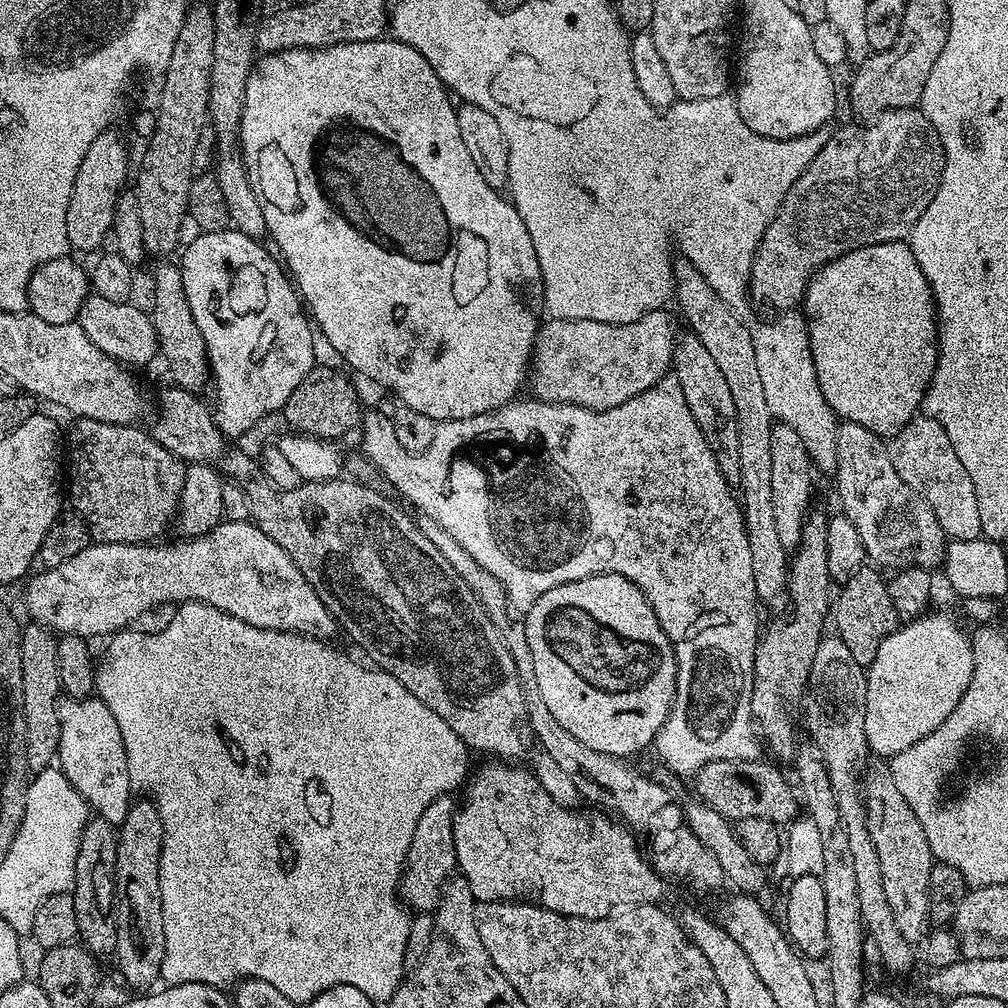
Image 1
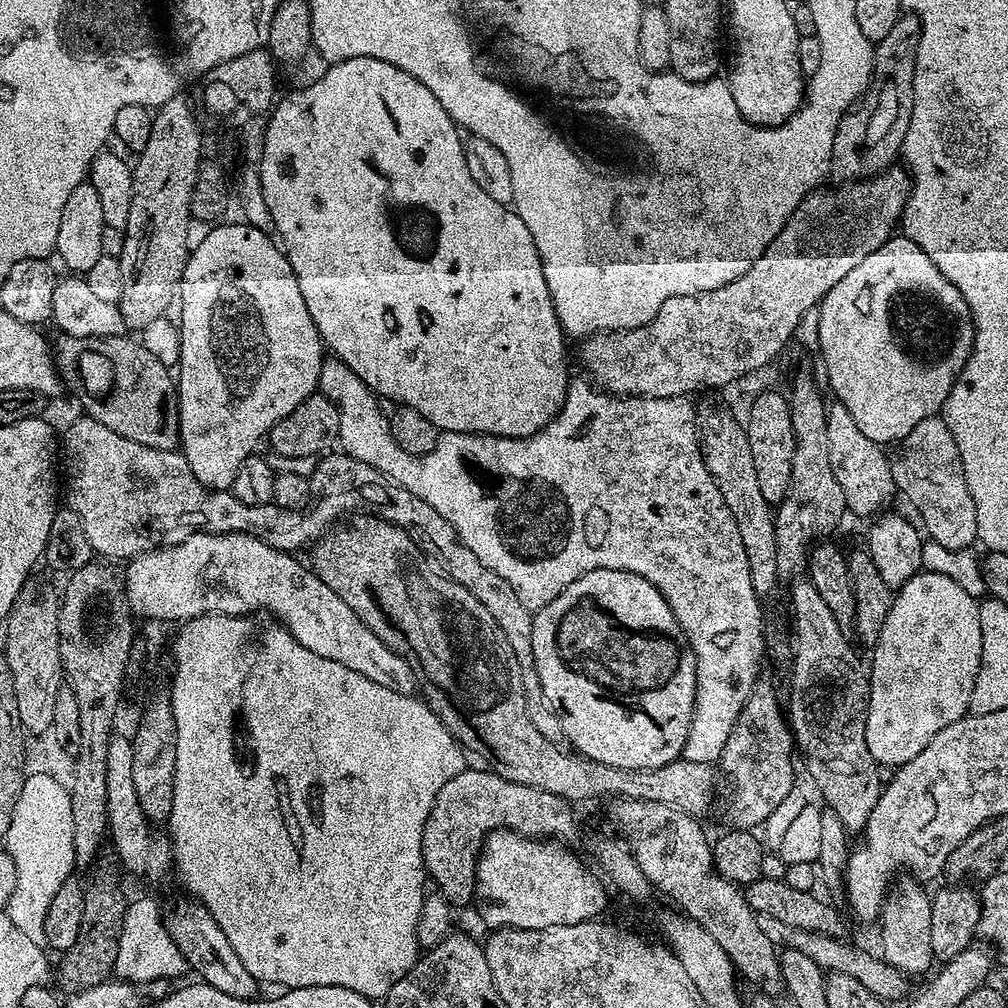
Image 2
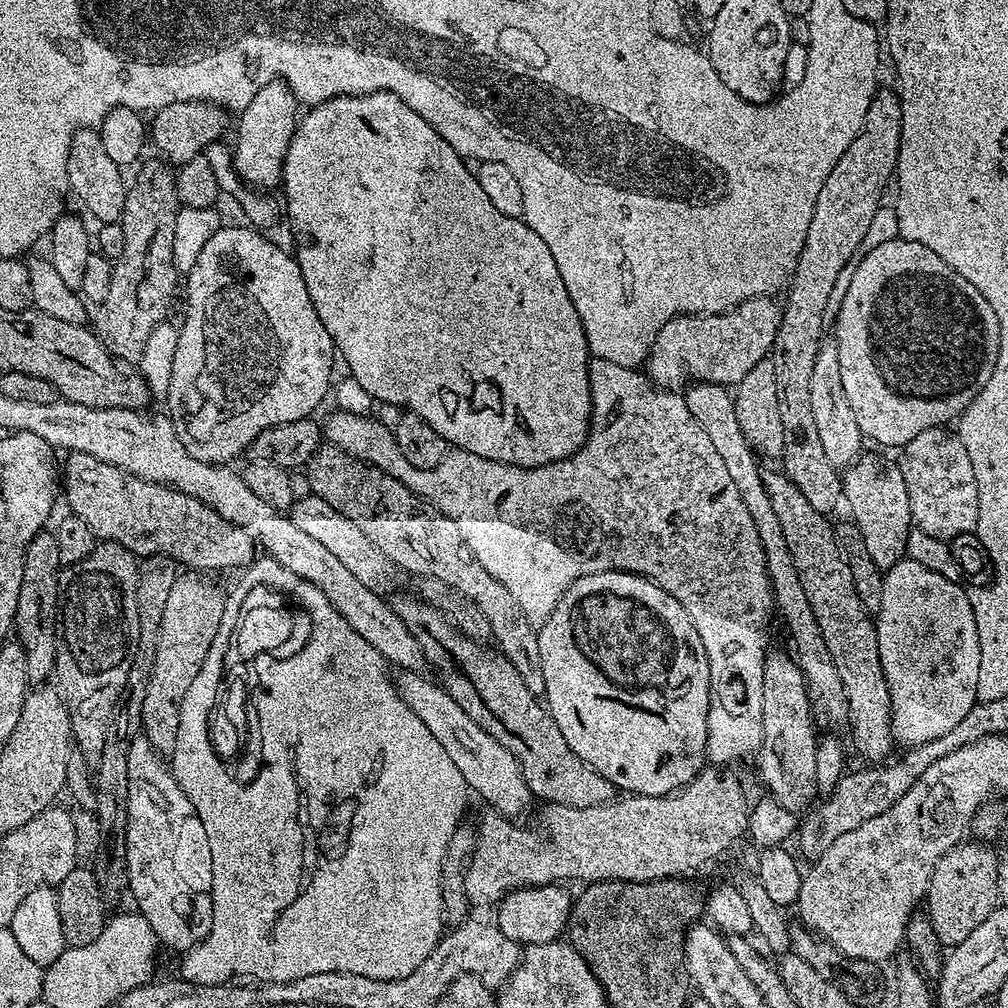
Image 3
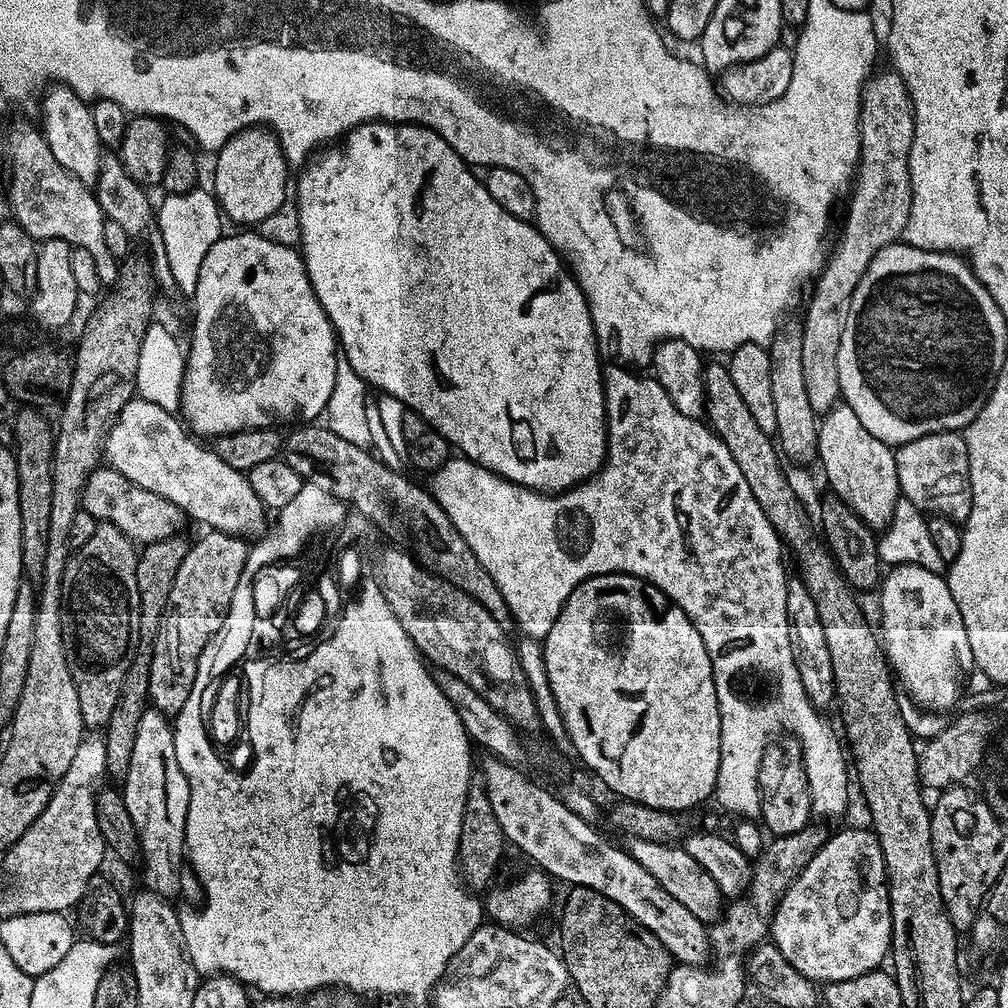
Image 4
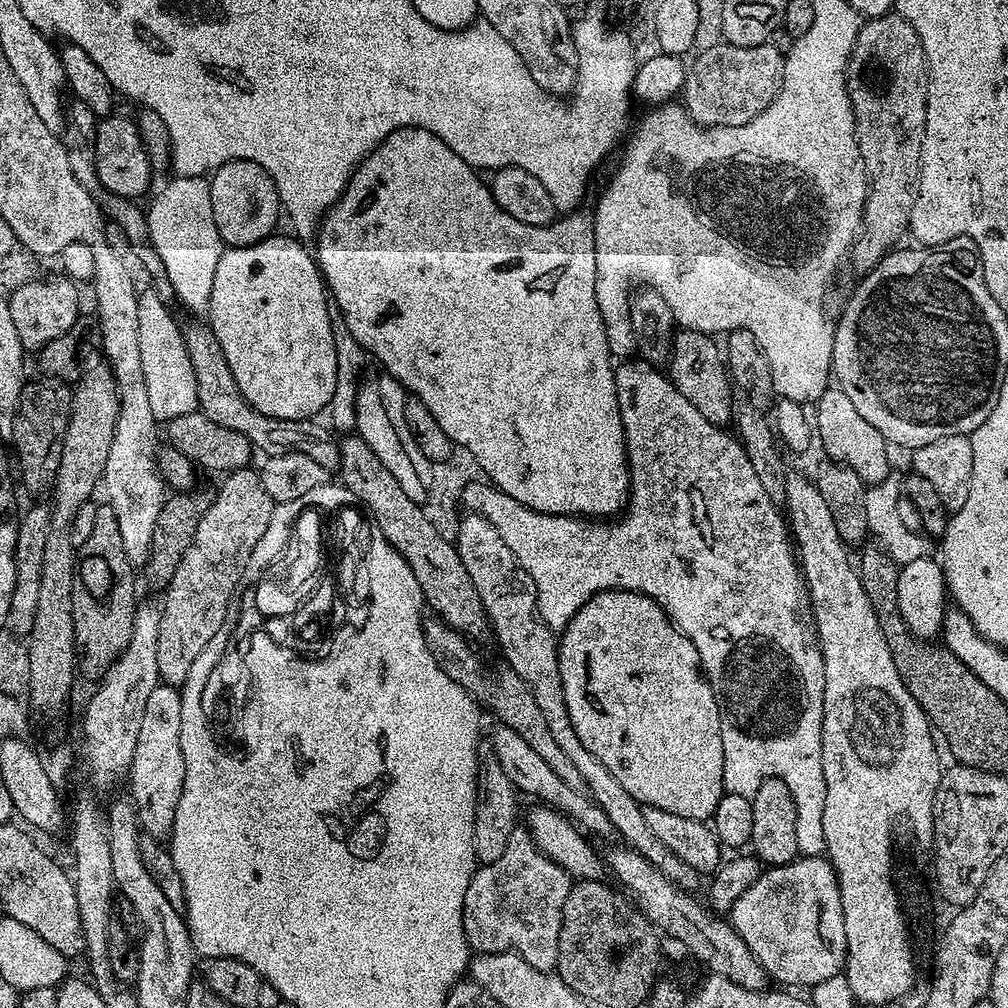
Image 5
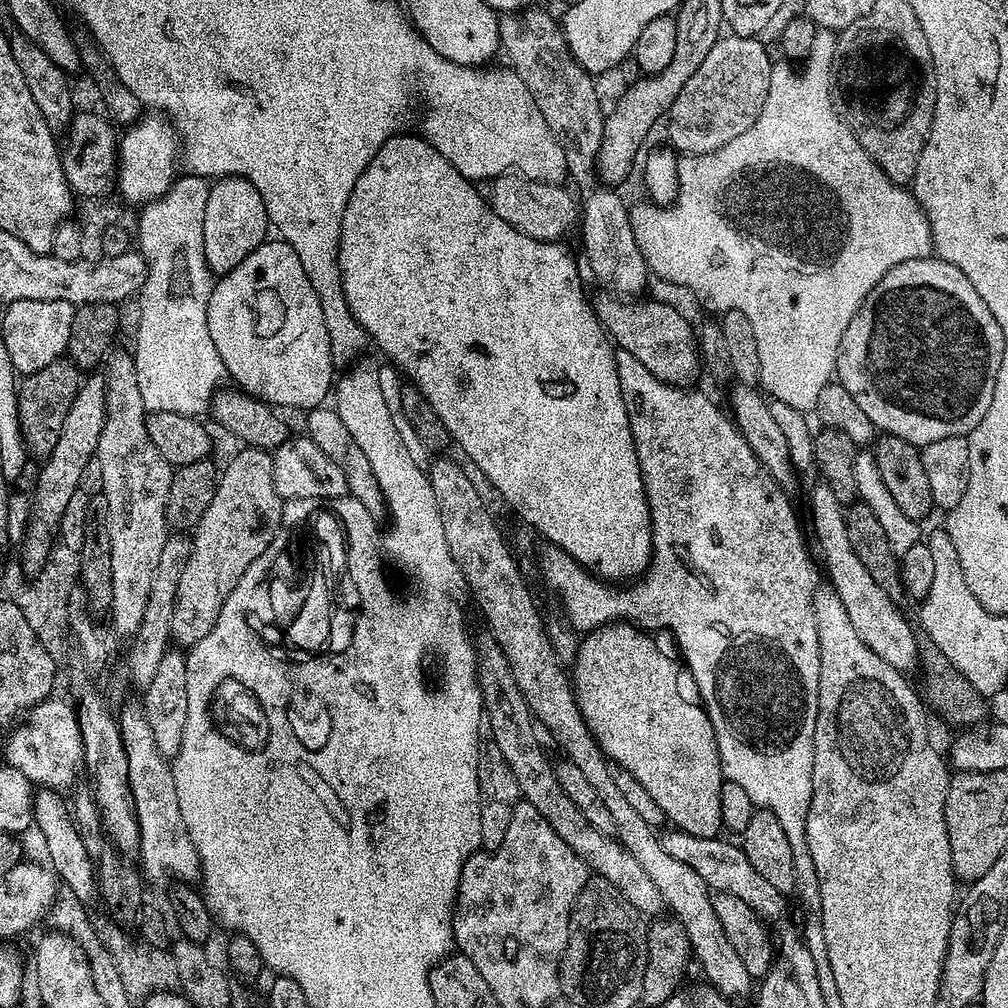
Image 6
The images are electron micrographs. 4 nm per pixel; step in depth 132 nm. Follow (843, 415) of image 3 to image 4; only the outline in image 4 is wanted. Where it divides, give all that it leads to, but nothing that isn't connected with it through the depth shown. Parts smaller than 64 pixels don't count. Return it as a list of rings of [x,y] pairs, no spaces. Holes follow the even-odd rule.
[[[887,70],[888,72],[880,72],[869,75],[864,90],[860,95],[860,159],[854,177],[854,183],[850,188],[850,197],[852,201],[848,204],[848,217],[844,220],[844,234],[840,241],[836,244],[836,249],[831,249],[830,257],[823,265],[822,271],[815,277],[814,285],[816,289],[812,292],[812,298],[809,300],[808,310],[805,312],[804,324],[802,323],[802,375],[806,377],[806,395],[810,398],[810,406],[817,412],[823,414],[830,411],[836,404],[841,403],[840,383],[838,382],[838,346],[842,342],[842,330],[846,330],[846,318],[850,314],[850,302],[854,290],[858,286],[858,282],[862,282],[862,274],[866,274],[866,270],[870,266],[870,262],[874,262],[874,254],[878,254],[878,250],[882,250],[886,246],[897,243],[904,235],[904,227],[910,218],[910,206],[912,205],[912,179],[910,178],[910,146],[914,142],[914,130],[916,123],[914,122],[914,110],[912,109],[912,99],[906,90],[906,86],[902,82],[902,78],[895,70]]]

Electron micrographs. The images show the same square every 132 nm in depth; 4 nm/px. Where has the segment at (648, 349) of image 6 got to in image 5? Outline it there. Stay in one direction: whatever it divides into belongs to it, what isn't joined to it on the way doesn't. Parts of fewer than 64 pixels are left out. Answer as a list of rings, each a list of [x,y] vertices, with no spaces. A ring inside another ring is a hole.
[[[677,331],[672,337],[672,355],[666,361],[666,375],[678,390],[678,394],[682,394],[682,398],[686,398],[686,402],[690,402],[690,406],[694,406],[694,410],[698,410],[698,414],[706,418],[706,422],[728,426],[734,420],[734,399],[732,400],[734,389],[728,375],[725,357],[722,355],[721,345],[719,348],[716,343],[713,337],[704,332]]]

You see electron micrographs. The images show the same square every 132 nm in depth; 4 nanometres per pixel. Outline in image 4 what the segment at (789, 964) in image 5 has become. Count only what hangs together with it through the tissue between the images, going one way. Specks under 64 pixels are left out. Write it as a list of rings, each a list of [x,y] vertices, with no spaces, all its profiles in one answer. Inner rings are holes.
[[[844,828],[841,832],[836,832],[825,839],[824,844],[810,858],[810,862],[800,871],[800,876],[794,878],[791,886],[785,890],[776,906],[776,914],[772,917],[772,926],[770,929],[771,943],[776,945],[778,950],[782,950],[782,958],[798,970],[806,979],[813,982],[823,982],[824,984],[841,984],[844,980],[853,980],[859,976],[864,976],[868,972],[875,972],[881,967],[880,964],[889,959],[892,946],[892,915],[890,914],[890,902],[888,901],[888,875],[884,869],[884,859],[882,858],[882,846],[878,842],[875,832],[864,828]]]

